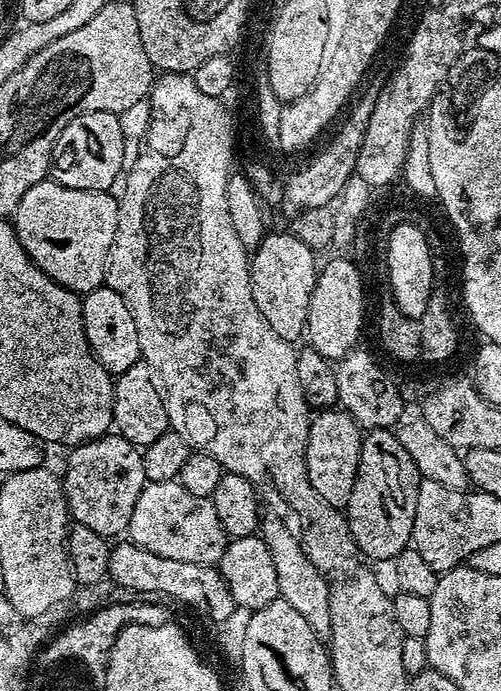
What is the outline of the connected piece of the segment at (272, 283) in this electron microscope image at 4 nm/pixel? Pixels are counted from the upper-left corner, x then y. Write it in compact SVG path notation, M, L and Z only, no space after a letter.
M269 231L264 241L254 249L250 256L252 273L252 293L254 302L266 322L270 322L270 330L278 334L278 338L289 342L305 335L308 327L308 311L310 298L316 285L318 263L313 249L300 241L291 231Z

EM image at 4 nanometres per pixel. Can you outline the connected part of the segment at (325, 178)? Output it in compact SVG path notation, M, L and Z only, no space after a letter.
M355 101L354 107L347 113L348 121L332 136L332 141L313 158L308 169L296 170L294 182L284 185L284 204L293 210L303 210L323 206L340 194L347 180L354 175L358 162L358 150L362 150L362 138L366 138L366 126L370 122L373 101Z

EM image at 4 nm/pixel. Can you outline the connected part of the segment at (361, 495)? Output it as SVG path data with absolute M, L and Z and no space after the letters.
M373 428L360 441L358 474L354 490L346 505L348 529L357 549L372 560L395 561L396 555L409 547L414 530L414 506L418 506L418 486L421 474L414 466L414 458L406 454L395 431Z

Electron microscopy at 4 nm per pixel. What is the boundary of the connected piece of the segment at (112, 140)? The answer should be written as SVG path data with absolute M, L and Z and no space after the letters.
M83 112L74 117L58 134L52 147L51 179L57 184L74 190L94 190L95 192L109 191L112 183L119 181L124 164L124 147L126 141L120 129L120 118L115 112Z

